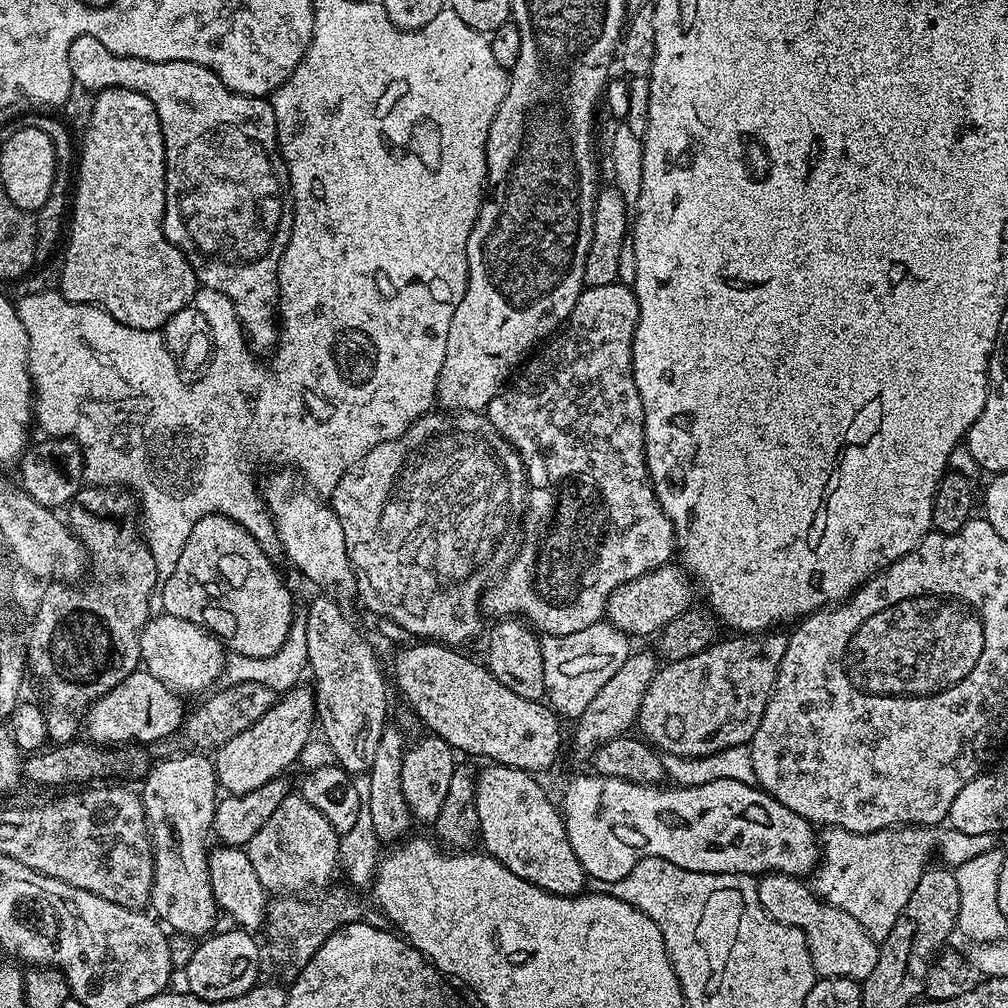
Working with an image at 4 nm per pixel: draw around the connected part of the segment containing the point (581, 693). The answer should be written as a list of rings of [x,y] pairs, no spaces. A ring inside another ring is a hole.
[[[607,622],[591,624],[574,634],[544,636],[540,642],[544,663],[544,686],[546,700],[561,717],[575,718],[586,710],[590,698],[614,678],[618,666],[630,655],[629,637]]]

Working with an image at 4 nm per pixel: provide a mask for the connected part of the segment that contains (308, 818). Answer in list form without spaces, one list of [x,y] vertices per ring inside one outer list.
[[[290,794],[270,814],[266,826],[250,838],[246,851],[258,874],[258,882],[262,882],[268,893],[273,897],[304,898],[312,894],[308,892],[319,893],[333,883],[332,875],[338,872],[339,845],[340,837],[326,817],[318,814],[304,796]]]

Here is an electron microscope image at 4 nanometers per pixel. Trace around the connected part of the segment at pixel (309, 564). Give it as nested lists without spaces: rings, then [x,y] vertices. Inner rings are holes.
[[[276,470],[265,484],[263,481],[262,499],[276,527],[279,547],[284,547],[289,562],[333,600],[347,602],[353,599],[356,596],[356,571],[346,554],[346,534],[342,534],[342,522],[338,522],[338,514],[331,503],[324,501],[323,504],[317,493],[306,490],[292,470]]]

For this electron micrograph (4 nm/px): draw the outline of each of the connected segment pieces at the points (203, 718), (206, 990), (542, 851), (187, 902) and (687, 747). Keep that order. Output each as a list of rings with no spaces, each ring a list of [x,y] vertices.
[[[242,682],[241,684],[229,684],[221,687],[221,692],[213,691],[209,700],[204,700],[188,717],[183,717],[182,723],[178,728],[178,737],[185,744],[184,748],[188,750],[215,750],[221,748],[230,738],[234,738],[242,730],[246,730],[270,706],[275,704],[277,693],[271,692],[262,682]]]
[[[232,926],[229,929],[229,932],[213,931],[207,938],[201,939],[194,950],[194,958],[190,958],[190,962],[182,970],[182,976],[188,983],[185,984],[187,991],[209,1002],[238,998],[255,988],[261,979],[257,937],[245,932],[243,928]]]
[[[489,763],[475,777],[476,781],[476,809],[480,823],[479,839],[484,840],[483,851],[492,856],[506,870],[518,874],[526,882],[538,886],[555,896],[578,896],[585,891],[586,873],[574,854],[574,846],[570,846],[570,838],[566,834],[563,815],[555,803],[548,801],[544,788],[537,777],[522,769],[511,768],[510,765]]]
[[[182,754],[161,759],[140,789],[154,862],[150,908],[172,932],[204,938],[217,927],[218,917],[214,890],[210,890],[210,848],[206,846],[218,803],[218,785],[215,763],[209,755]]]
[[[780,632],[736,634],[733,640],[721,639],[693,656],[672,658],[646,690],[636,714],[639,735],[661,753],[681,758],[712,756],[730,746],[751,745],[782,654],[786,654],[788,636]]]

